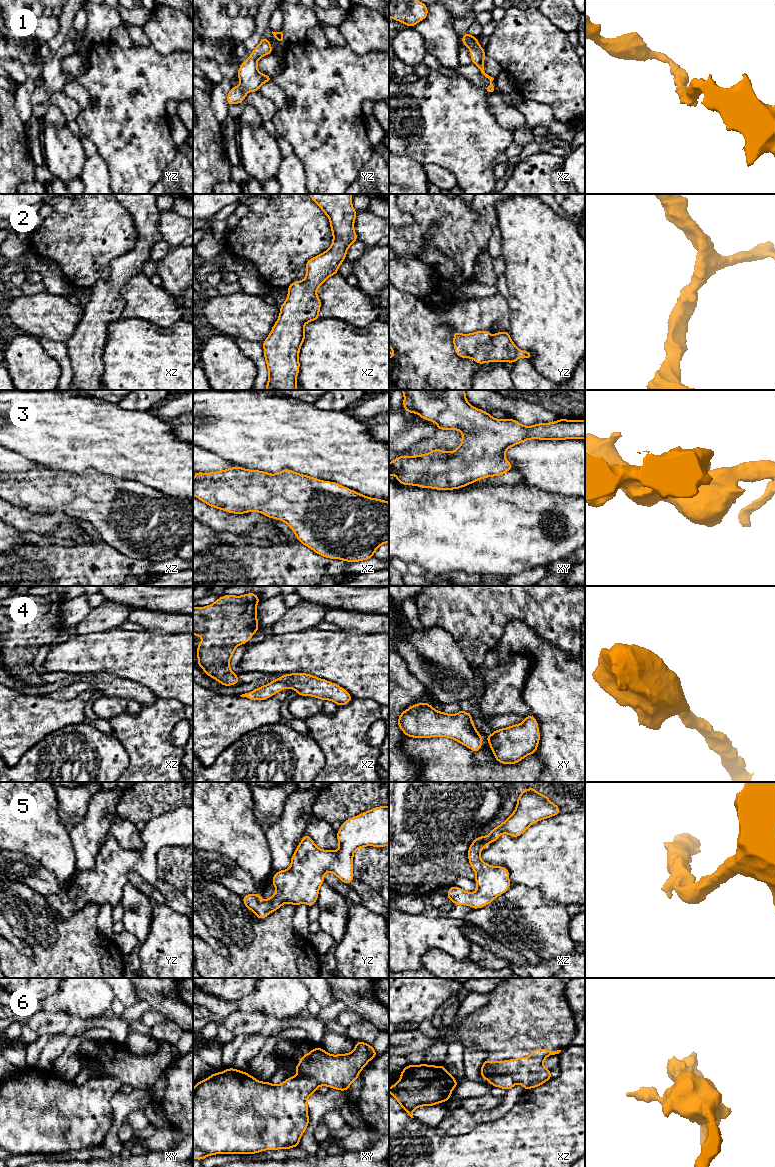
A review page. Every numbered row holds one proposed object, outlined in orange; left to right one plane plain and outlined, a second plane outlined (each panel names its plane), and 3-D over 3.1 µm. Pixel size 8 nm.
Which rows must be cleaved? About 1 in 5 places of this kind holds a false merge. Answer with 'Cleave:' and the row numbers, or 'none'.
Cleave: 6

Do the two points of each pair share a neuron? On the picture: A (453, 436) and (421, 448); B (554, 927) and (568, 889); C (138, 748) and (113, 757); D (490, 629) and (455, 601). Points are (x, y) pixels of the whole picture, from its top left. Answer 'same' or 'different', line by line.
A: same
B: different
C: different
D: same

